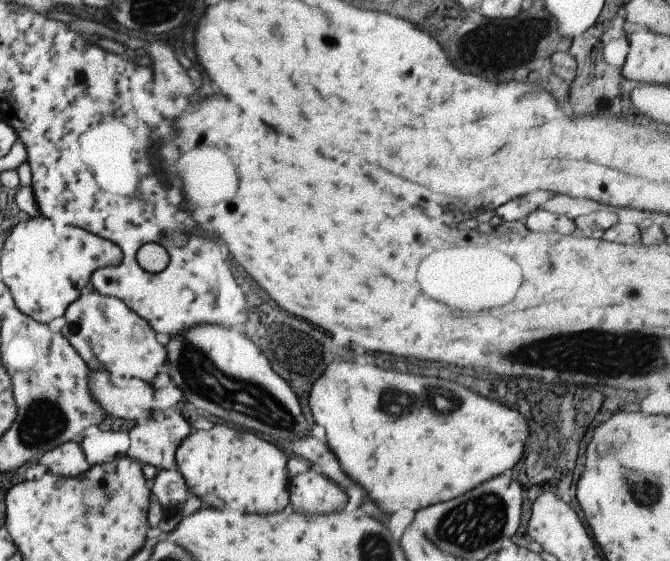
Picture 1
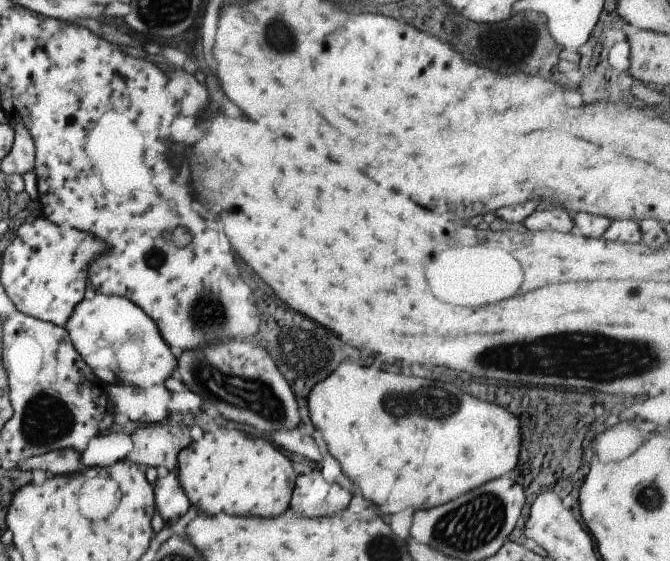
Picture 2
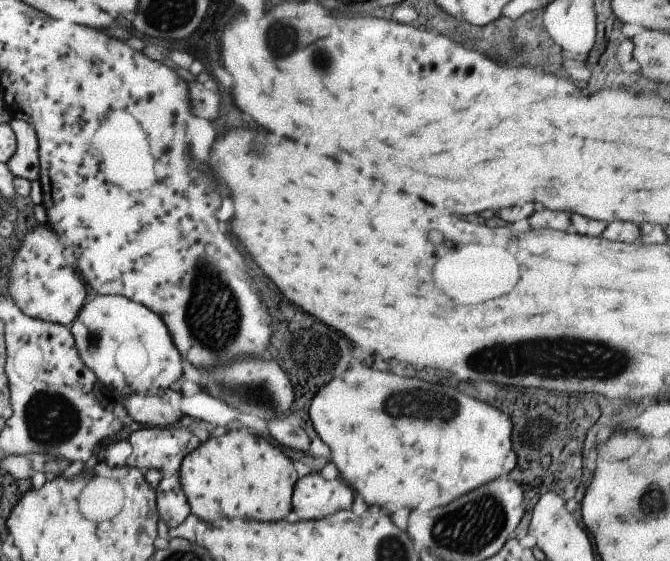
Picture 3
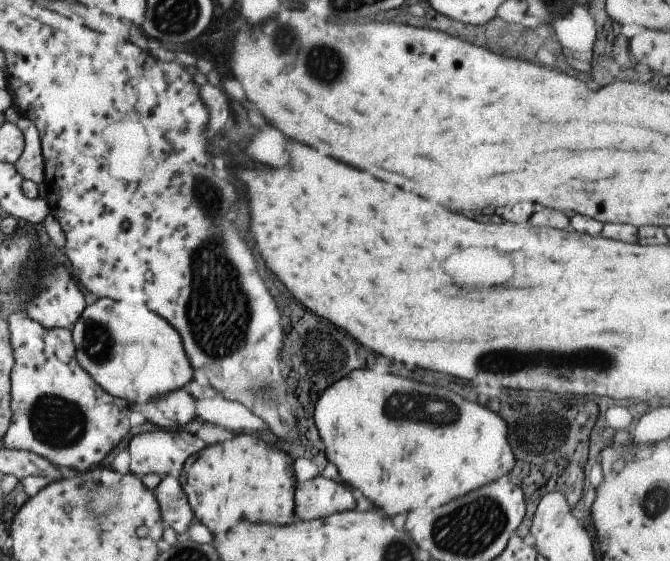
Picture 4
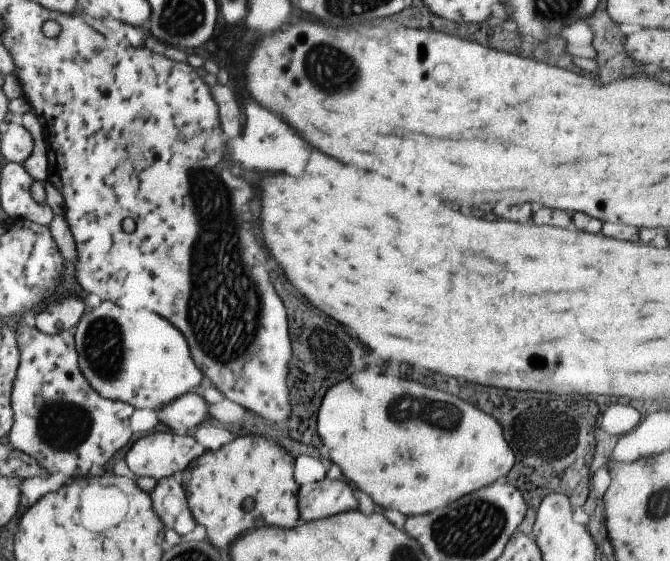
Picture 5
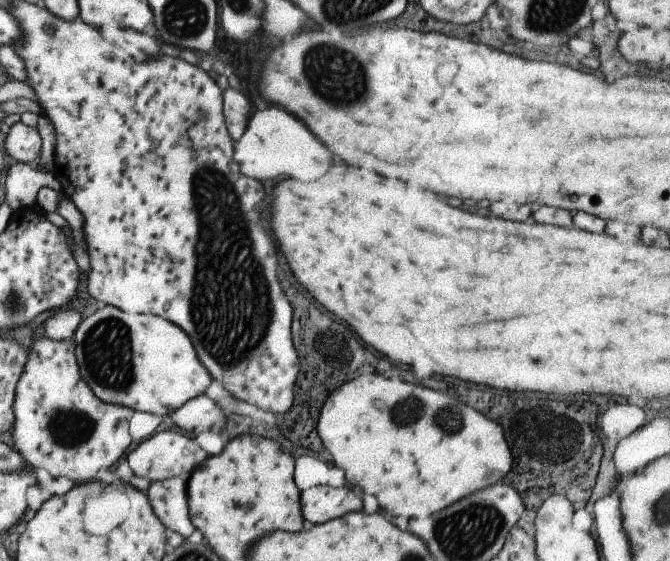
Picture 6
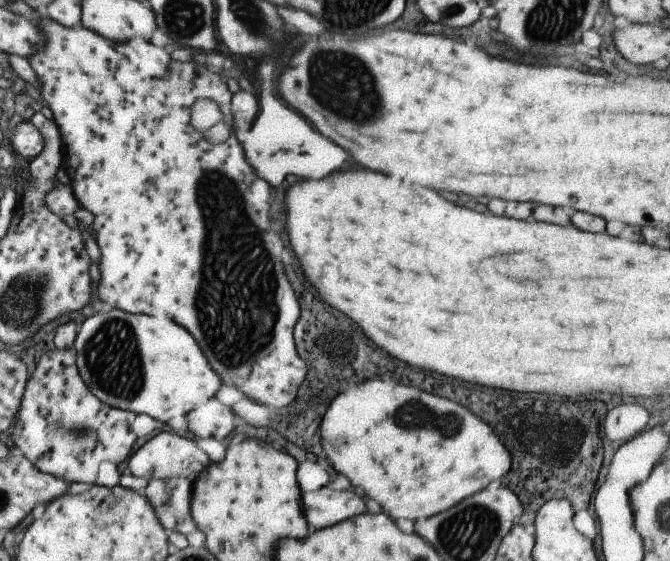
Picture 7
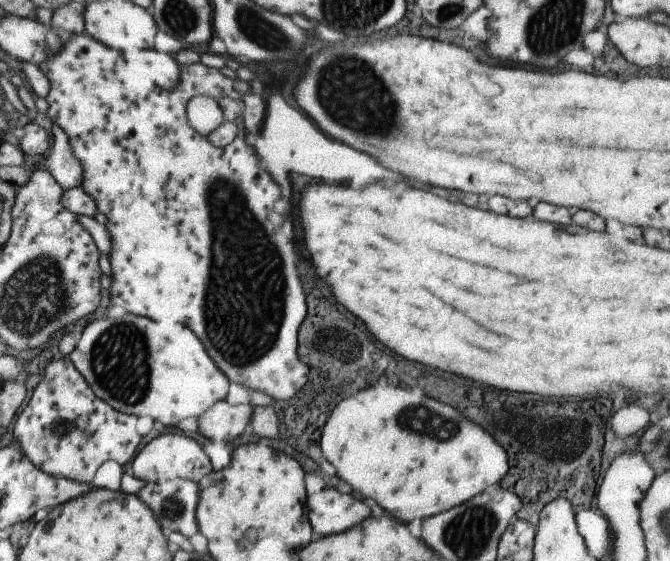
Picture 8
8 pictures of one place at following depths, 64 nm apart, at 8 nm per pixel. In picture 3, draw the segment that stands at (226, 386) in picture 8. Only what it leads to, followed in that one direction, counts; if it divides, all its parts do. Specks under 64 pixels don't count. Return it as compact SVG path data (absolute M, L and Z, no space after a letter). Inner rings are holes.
M97 295L93 300L84 302L82 310L70 324L70 332L82 358L82 362L94 372L96 378L112 389L117 396L146 394L160 388L170 388L178 378L182 378L182 356L174 346L172 334L164 320L150 312L145 306L128 298L114 295Z

